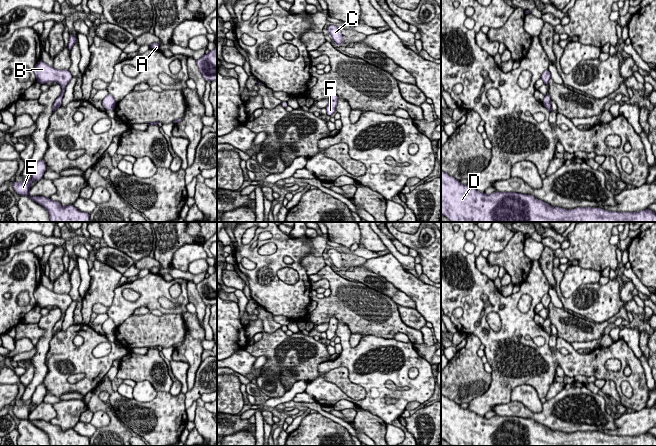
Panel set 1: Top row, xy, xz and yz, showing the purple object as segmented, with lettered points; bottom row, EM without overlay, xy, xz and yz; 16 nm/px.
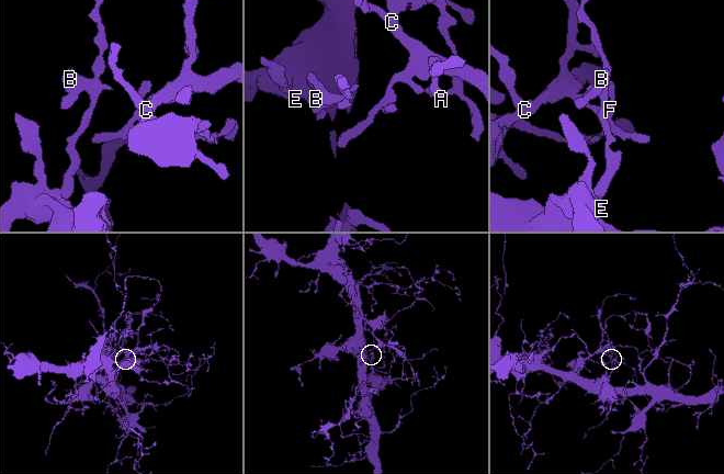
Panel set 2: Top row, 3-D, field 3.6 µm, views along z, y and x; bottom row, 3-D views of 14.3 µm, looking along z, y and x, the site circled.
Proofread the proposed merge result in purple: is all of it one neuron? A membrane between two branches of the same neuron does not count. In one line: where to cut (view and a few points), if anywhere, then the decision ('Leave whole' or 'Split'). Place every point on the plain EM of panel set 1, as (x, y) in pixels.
No split. Leave whole

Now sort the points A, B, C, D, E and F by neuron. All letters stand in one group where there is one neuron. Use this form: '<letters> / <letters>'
A B C D E F

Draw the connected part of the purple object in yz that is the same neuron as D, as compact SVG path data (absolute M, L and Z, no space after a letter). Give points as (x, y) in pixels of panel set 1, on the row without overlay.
M441 395L441 439L451 446L656 446L656 437L645 433L637 436L614 436L601 432L577 431L566 434L536 423L532 419L495 415L489 419L466 409Z

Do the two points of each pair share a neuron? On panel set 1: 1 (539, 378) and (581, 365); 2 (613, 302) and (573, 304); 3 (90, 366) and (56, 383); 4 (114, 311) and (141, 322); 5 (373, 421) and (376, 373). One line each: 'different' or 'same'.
1: same
2: same
3: same
4: different
5: different

